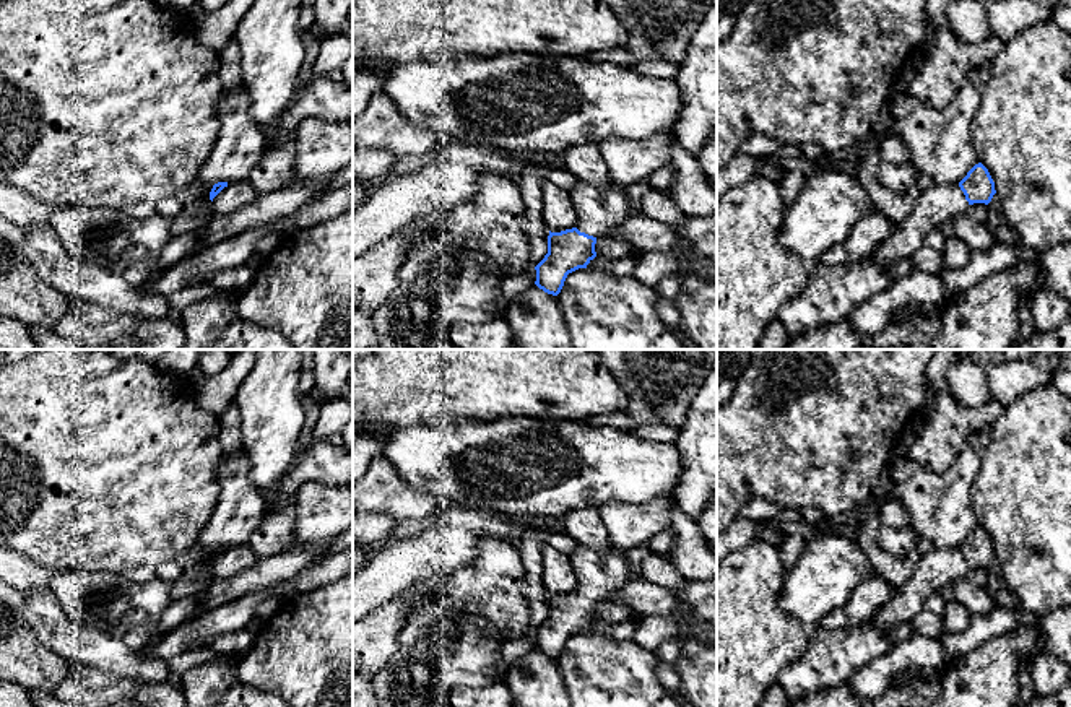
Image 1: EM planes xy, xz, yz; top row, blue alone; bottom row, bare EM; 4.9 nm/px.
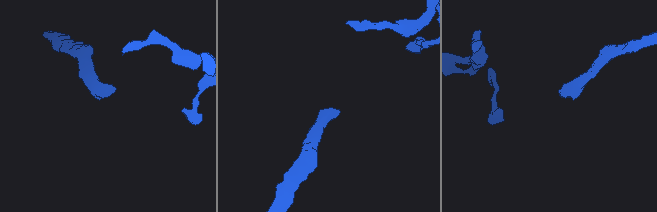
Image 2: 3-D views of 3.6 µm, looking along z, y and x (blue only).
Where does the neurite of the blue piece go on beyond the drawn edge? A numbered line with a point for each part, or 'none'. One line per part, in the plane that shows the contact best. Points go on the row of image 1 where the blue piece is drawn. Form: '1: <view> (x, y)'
1: xz (602, 208)

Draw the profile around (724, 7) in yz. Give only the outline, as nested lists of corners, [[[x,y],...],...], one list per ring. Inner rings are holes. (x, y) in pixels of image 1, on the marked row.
[[[717,0],[717,20],[723,15],[738,15],[748,0]]]

